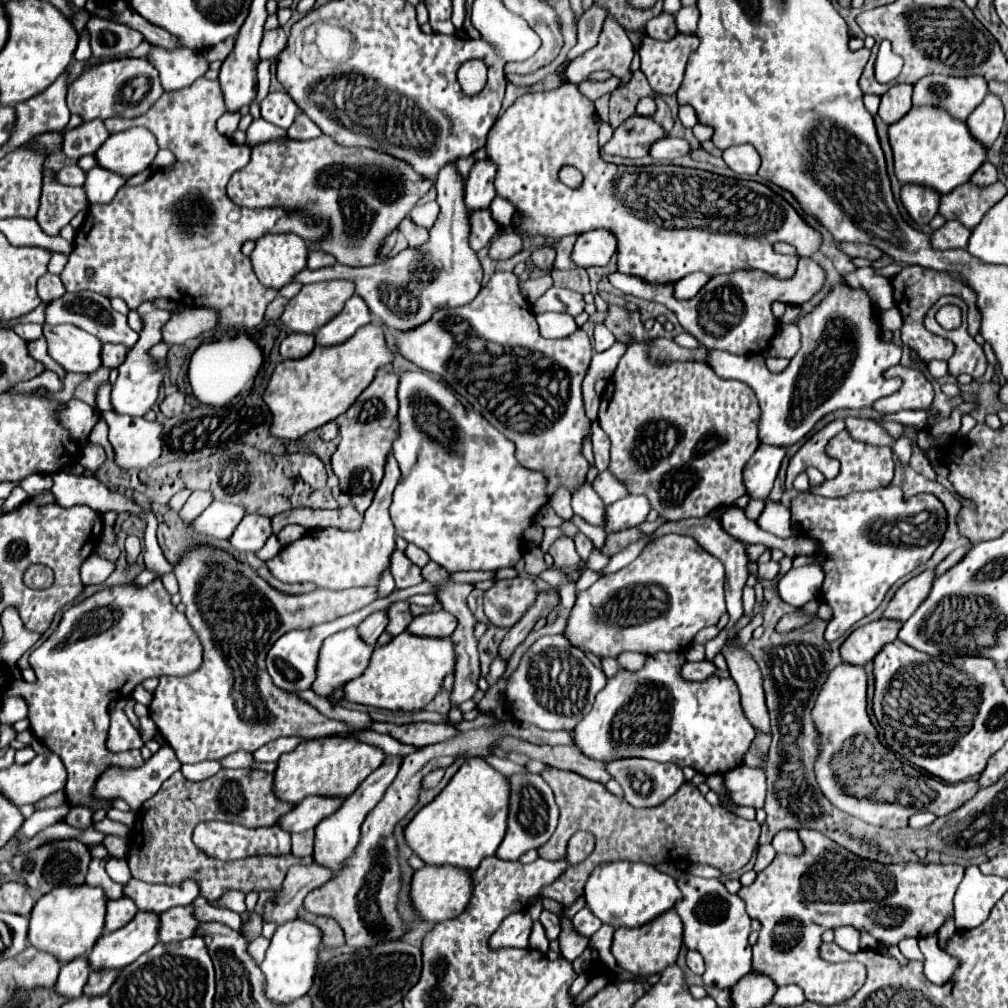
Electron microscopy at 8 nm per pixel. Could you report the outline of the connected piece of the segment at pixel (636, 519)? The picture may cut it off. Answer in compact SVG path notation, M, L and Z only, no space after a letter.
M627 495L625 499L619 499L607 507L605 531L611 533L619 529L637 527L647 519L649 511L651 511L651 505L645 495Z

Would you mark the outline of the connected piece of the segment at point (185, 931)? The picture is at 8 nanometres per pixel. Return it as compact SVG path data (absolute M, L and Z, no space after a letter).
M191 905L187 907L173 907L165 911L161 917L161 927L159 927L159 941L163 943L173 943L173 941L183 941L195 935L199 921L195 917L195 909Z

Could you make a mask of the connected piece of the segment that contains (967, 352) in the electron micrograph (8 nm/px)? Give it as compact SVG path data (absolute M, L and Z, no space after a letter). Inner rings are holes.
M941 297L929 311L927 311L927 317L925 317L925 327L939 335L939 337L945 337L949 341L955 343L955 355L947 361L949 365L949 375L951 377L959 377L961 373L967 373L971 375L973 379L979 379L983 377L985 369L987 369L987 359L985 359L985 353L983 353L983 347L975 343L975 339L967 333L967 305L957 299L957 297ZM943 305L957 305L961 311L963 311L963 323L959 329L955 331L945 331L943 327L939 327L939 323L935 321L935 313L943 307Z

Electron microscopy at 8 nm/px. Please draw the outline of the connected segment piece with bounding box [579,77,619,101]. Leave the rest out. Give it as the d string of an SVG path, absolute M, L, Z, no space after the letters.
M611 77L611 79L607 79L607 81L583 81L581 85L581 93L585 95L585 97L589 97L591 101L595 101L595 99L599 99L601 95L605 95L605 93L611 93L613 89L617 89L619 87L619 79L617 77Z

